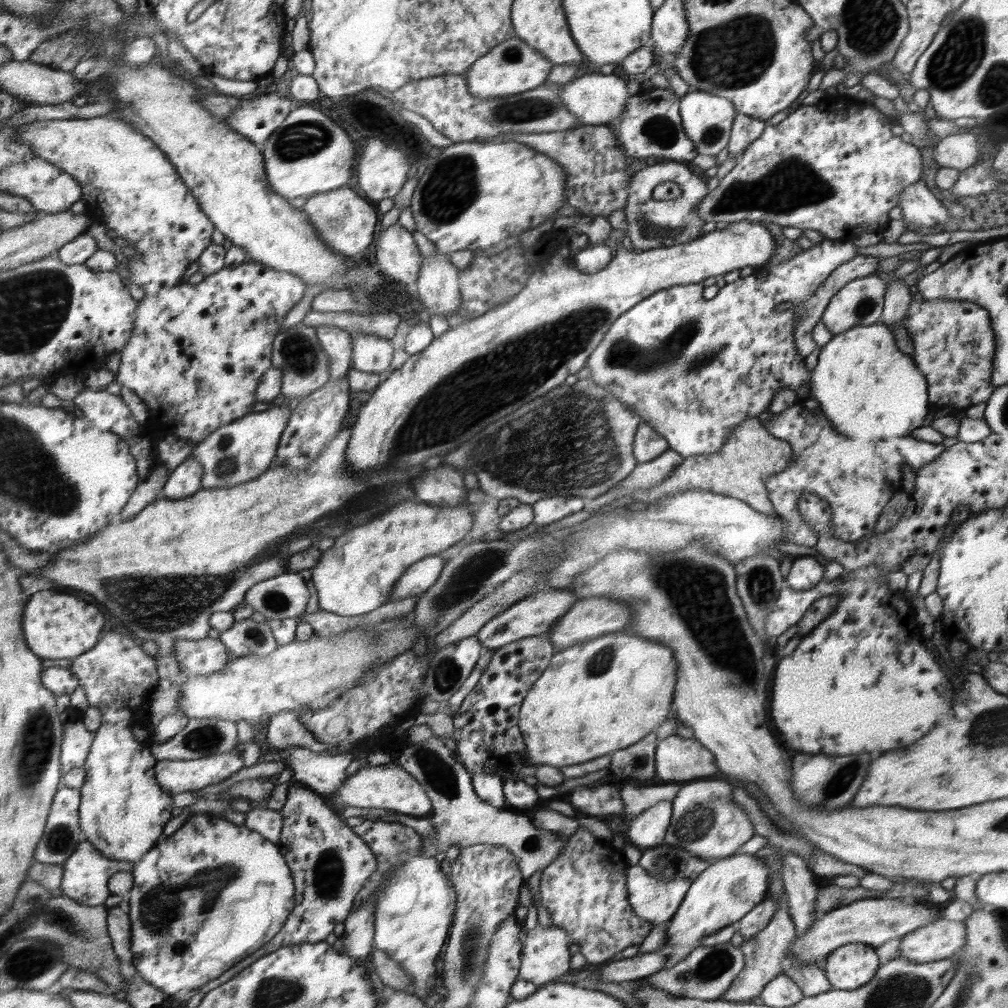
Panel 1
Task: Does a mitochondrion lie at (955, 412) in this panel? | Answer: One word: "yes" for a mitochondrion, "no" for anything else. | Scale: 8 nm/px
no

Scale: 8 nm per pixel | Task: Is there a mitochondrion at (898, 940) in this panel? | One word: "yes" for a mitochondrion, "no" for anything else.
no

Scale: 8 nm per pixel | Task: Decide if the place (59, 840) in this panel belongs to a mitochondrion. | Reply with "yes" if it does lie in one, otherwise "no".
yes

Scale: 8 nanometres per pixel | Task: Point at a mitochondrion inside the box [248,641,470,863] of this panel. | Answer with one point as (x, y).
(437, 771)

